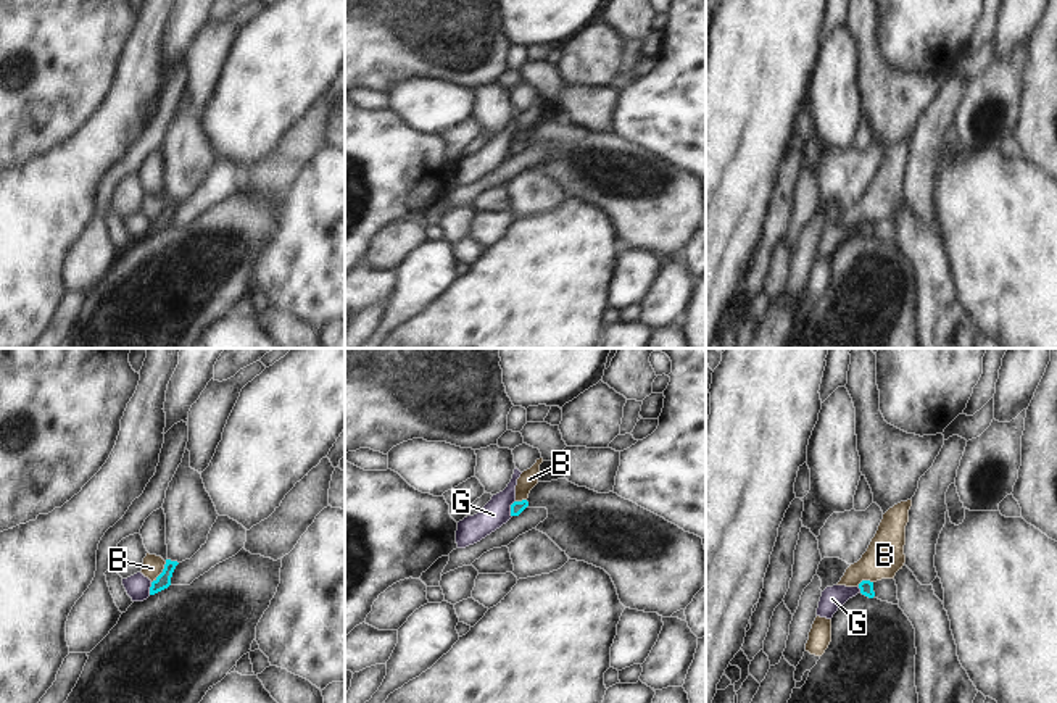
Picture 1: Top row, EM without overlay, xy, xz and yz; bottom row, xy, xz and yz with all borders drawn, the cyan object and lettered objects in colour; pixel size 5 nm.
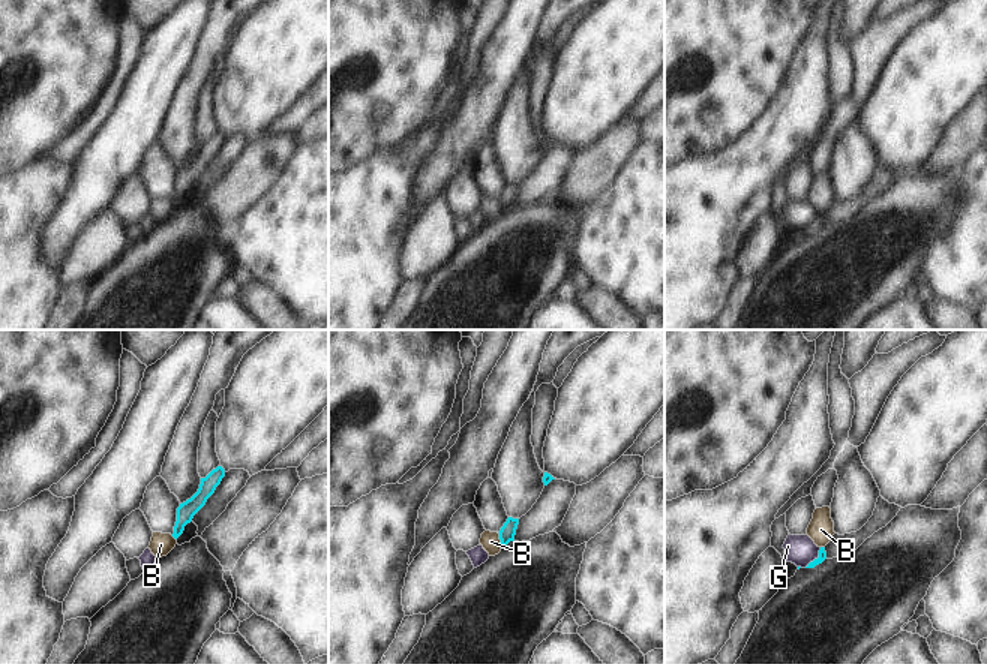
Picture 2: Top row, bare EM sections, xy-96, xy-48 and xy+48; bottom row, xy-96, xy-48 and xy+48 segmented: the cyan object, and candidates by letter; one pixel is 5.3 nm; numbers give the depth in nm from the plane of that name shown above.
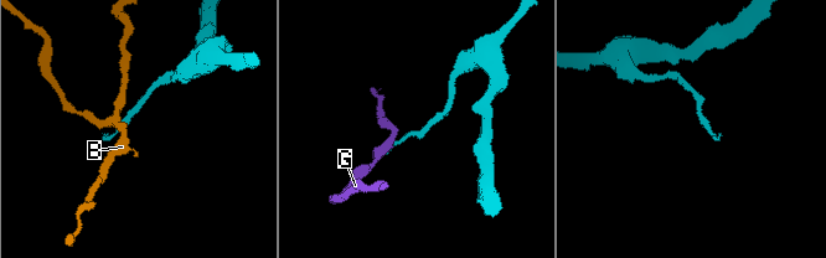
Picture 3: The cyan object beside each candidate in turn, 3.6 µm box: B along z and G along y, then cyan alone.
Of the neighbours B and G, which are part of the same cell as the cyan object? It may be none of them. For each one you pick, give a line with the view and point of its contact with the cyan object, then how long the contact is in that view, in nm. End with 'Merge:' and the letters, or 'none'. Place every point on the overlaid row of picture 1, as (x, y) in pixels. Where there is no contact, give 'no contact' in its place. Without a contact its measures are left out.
Merge: none

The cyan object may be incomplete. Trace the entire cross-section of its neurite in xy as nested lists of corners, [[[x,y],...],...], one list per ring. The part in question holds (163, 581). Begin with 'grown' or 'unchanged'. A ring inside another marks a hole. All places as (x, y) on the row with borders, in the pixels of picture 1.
unchanged | [[[166,559],[163,572],[151,582],[150,595],[155,595],[171,585],[171,577],[179,563]]]

